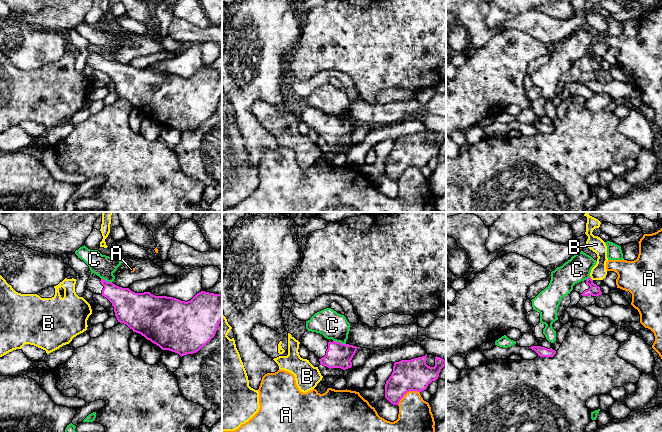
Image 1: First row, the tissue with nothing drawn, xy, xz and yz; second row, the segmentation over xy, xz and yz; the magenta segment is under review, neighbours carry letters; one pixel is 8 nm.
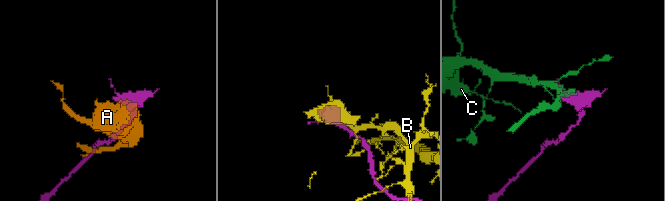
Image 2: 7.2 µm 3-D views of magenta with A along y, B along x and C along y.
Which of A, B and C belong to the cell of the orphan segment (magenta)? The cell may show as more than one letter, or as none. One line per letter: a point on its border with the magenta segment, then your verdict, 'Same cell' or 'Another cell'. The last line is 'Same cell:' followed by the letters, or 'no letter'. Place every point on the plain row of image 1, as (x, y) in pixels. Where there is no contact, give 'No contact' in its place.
A: Touches magenta at xz (406, 168). Another cell
B: Touches magenta at yz (590, 54). Another cell
C: Touches magenta at xz (339, 118). Another cell
Same cell: no letter

